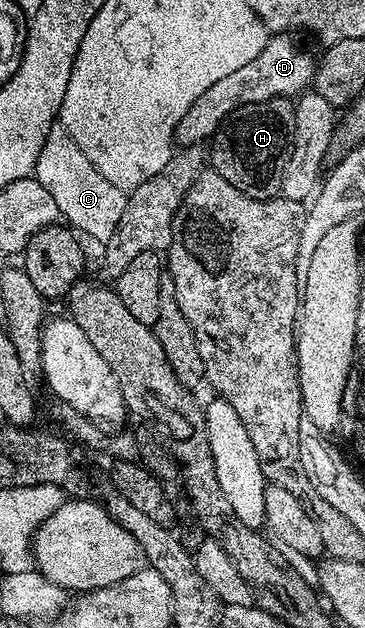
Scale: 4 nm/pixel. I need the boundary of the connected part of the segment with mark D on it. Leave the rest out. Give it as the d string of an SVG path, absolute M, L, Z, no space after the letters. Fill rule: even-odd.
M288 34L273 35L254 62L246 62L246 66L234 70L234 74L226 74L226 78L214 82L214 86L186 110L186 118L176 127L176 140L184 146L202 144L207 136L215 134L219 124L221 127L242 106L266 102L275 96L299 97L313 83L318 60L296 40L299 39Z

